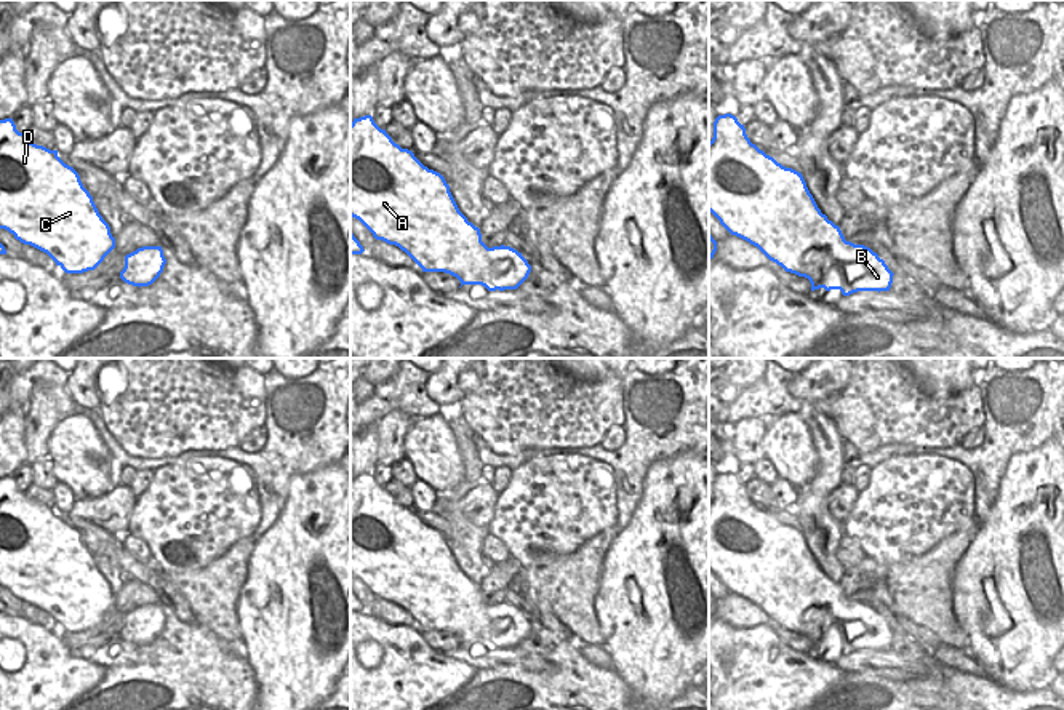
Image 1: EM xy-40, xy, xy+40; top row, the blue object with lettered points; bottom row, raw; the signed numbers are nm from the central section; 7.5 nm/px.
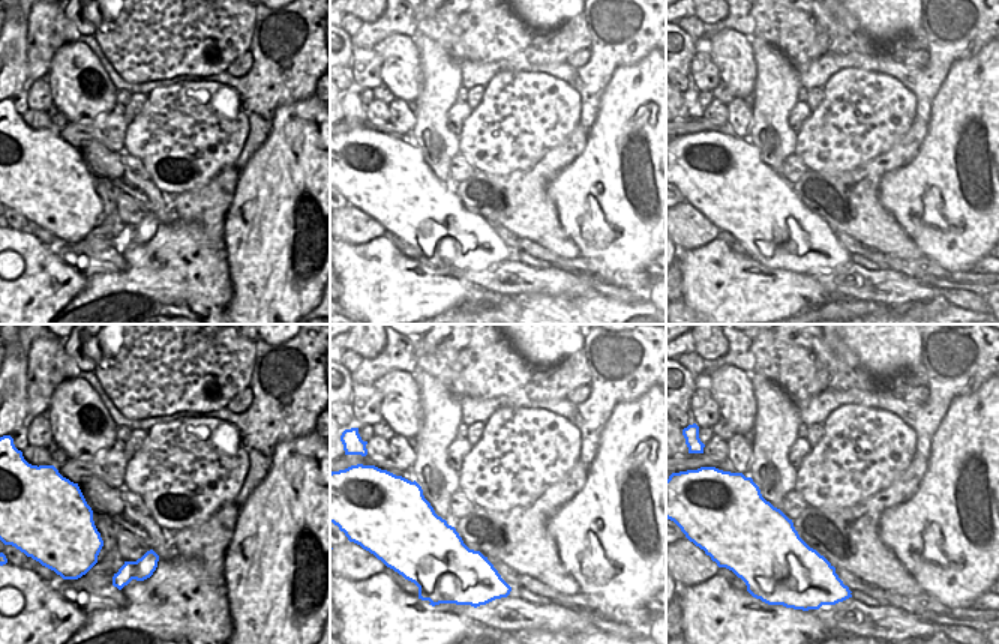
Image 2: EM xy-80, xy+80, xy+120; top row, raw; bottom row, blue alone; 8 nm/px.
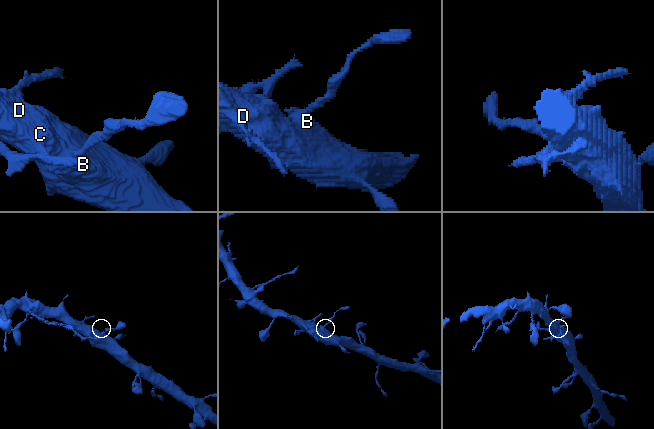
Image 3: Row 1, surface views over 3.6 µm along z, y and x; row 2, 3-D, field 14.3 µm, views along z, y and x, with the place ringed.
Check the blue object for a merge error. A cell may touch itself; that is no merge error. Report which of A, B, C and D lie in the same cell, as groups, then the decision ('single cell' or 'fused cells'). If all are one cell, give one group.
A B C D; single cell

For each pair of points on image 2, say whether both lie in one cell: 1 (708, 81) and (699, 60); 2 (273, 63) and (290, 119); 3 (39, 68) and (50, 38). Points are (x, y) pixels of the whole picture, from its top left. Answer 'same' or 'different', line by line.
1: same
2: different
3: same

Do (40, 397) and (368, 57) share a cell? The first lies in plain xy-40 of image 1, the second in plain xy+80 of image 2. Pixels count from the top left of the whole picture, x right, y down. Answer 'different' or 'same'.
same

